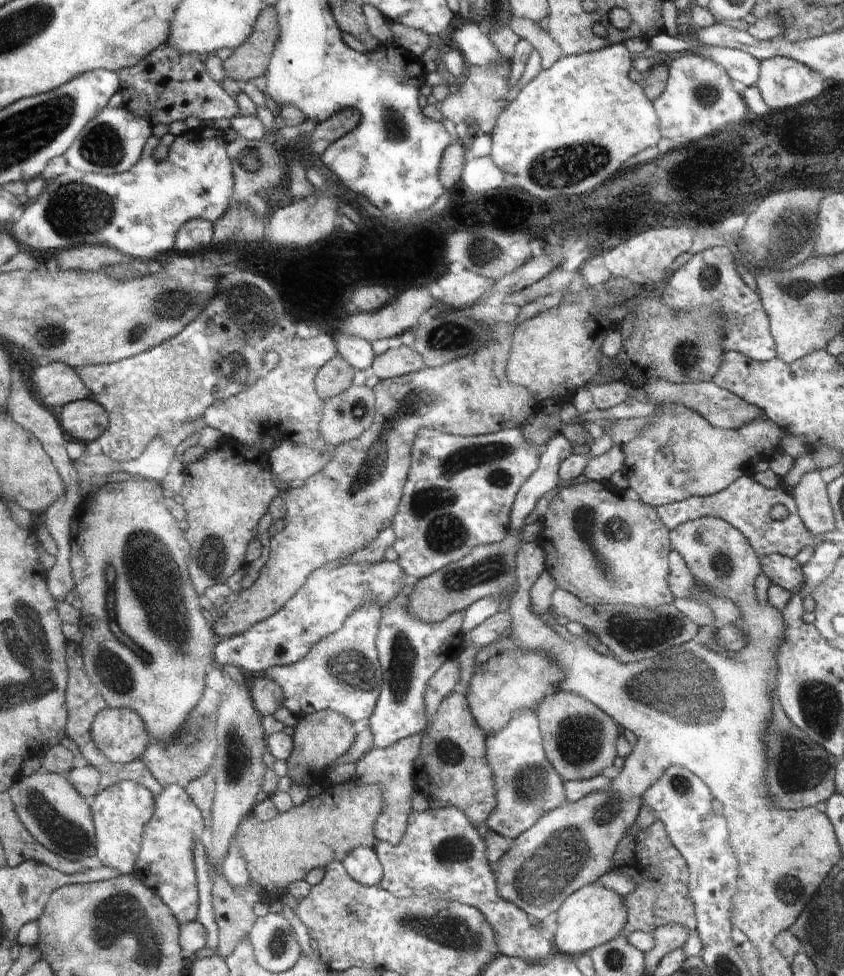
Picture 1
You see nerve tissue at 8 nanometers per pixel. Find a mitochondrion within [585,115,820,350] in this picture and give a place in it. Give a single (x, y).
(698, 172)

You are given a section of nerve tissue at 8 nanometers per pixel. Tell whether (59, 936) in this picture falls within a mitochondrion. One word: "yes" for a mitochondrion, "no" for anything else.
no

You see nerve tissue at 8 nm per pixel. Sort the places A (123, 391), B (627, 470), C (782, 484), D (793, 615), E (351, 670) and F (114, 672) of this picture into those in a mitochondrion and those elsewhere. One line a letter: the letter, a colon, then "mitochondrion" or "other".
A: other
B: other
C: other
D: other
E: mitochondrion
F: mitochondrion

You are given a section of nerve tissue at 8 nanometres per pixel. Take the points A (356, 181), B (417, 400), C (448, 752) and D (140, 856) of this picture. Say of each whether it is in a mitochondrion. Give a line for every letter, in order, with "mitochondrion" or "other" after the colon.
A: other
B: mitochondrion
C: mitochondrion
D: other

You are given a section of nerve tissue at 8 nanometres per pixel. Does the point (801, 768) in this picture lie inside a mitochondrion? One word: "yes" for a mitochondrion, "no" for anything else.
yes

